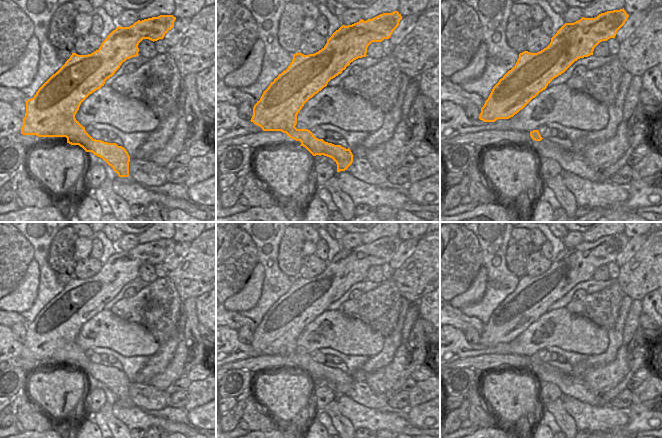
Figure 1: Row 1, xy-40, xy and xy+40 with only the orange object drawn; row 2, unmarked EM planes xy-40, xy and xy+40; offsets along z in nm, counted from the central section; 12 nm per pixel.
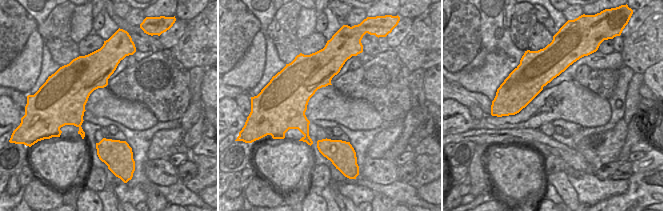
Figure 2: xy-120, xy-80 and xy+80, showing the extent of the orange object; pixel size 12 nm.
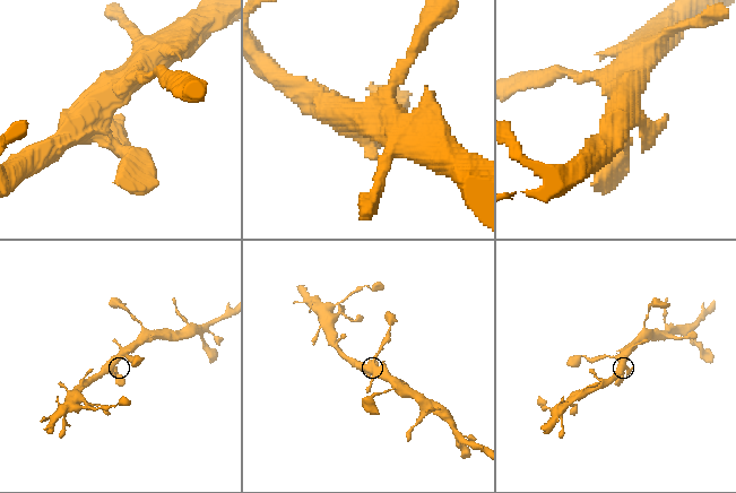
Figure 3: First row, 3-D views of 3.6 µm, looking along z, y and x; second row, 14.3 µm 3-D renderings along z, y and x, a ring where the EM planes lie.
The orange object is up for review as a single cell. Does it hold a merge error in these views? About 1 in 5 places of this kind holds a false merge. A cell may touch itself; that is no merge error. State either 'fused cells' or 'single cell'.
single cell

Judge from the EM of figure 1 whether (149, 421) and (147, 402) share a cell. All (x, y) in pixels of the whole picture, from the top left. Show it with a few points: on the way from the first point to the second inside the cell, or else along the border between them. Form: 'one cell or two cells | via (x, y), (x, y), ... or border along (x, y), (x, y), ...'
two cells | border along (129, 399), (134, 405), (145, 410)

